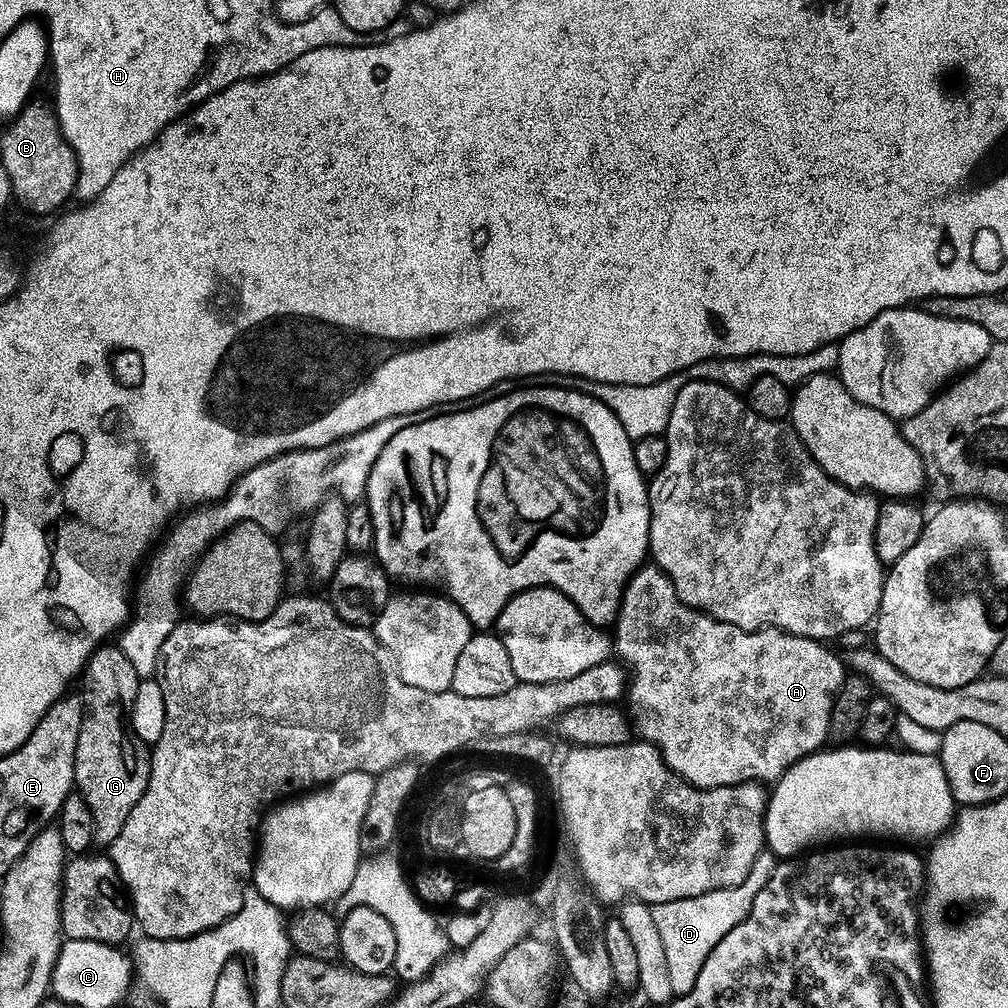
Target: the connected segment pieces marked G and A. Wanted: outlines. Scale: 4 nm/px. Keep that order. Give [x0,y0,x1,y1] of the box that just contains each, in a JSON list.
[[74,642,148,822],[614,566,846,788]]

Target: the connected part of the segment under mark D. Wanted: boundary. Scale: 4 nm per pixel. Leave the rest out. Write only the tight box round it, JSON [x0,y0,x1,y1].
[651,859,770,996]

